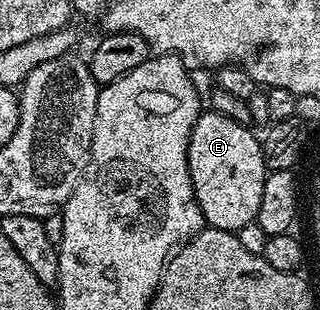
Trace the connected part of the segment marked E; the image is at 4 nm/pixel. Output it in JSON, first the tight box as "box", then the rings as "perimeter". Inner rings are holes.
{"box":[188,112,268,231],"perimeter":[[[199,112],[188,143],[188,167],[192,187],[202,208],[202,220],[211,229],[236,231],[256,220],[268,172],[263,142],[250,125],[236,123],[228,115]]]}

